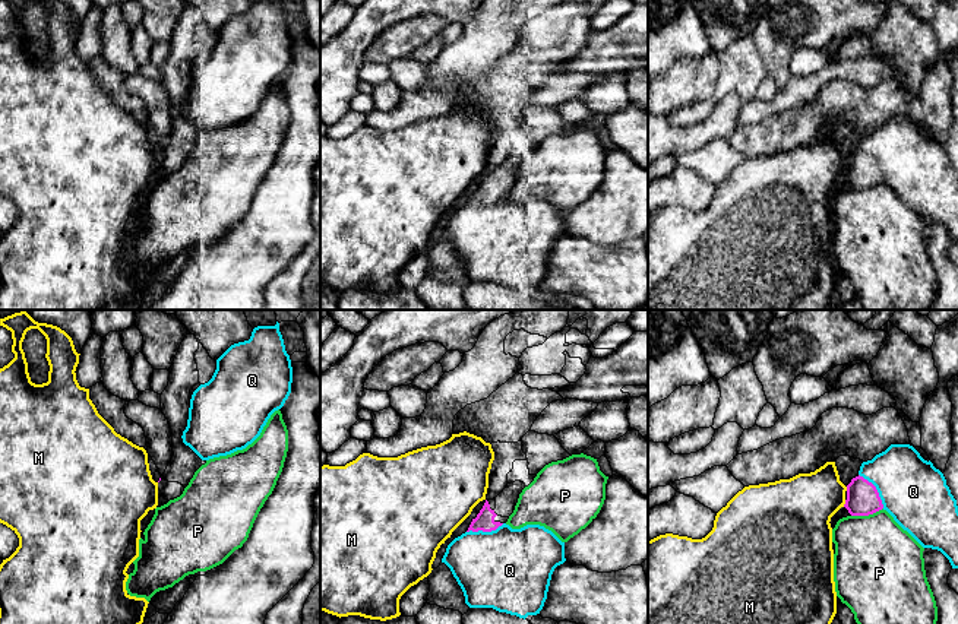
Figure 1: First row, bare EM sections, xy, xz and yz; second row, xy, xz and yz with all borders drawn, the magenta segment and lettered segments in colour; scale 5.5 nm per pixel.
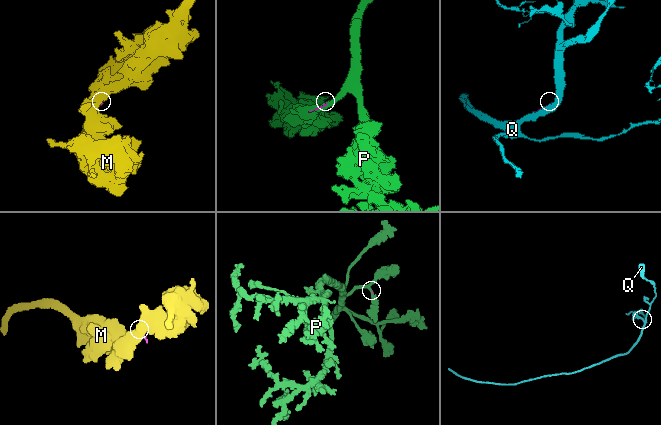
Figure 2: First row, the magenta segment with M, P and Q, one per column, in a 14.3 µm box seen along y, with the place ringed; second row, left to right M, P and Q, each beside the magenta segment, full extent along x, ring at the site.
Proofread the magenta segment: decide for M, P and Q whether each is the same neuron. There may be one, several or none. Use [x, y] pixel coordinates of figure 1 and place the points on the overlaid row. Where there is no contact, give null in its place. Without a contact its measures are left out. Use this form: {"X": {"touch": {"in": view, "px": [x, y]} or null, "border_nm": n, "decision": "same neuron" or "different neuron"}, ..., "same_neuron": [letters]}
{"M": {"touch": {"in": "yz", "px": [846, 503]}, "border_nm": 40, "decision": "different neuron"}, "P": {"touch": {"in": "yz", "px": [866, 515]}, "border_nm": 180, "decision": "different neuron"}, "Q": {"touch": {"in": "yz", "px": [876, 490]}, "border_nm": 240, "decision": "different neuron"}, "same_neuron": []}

